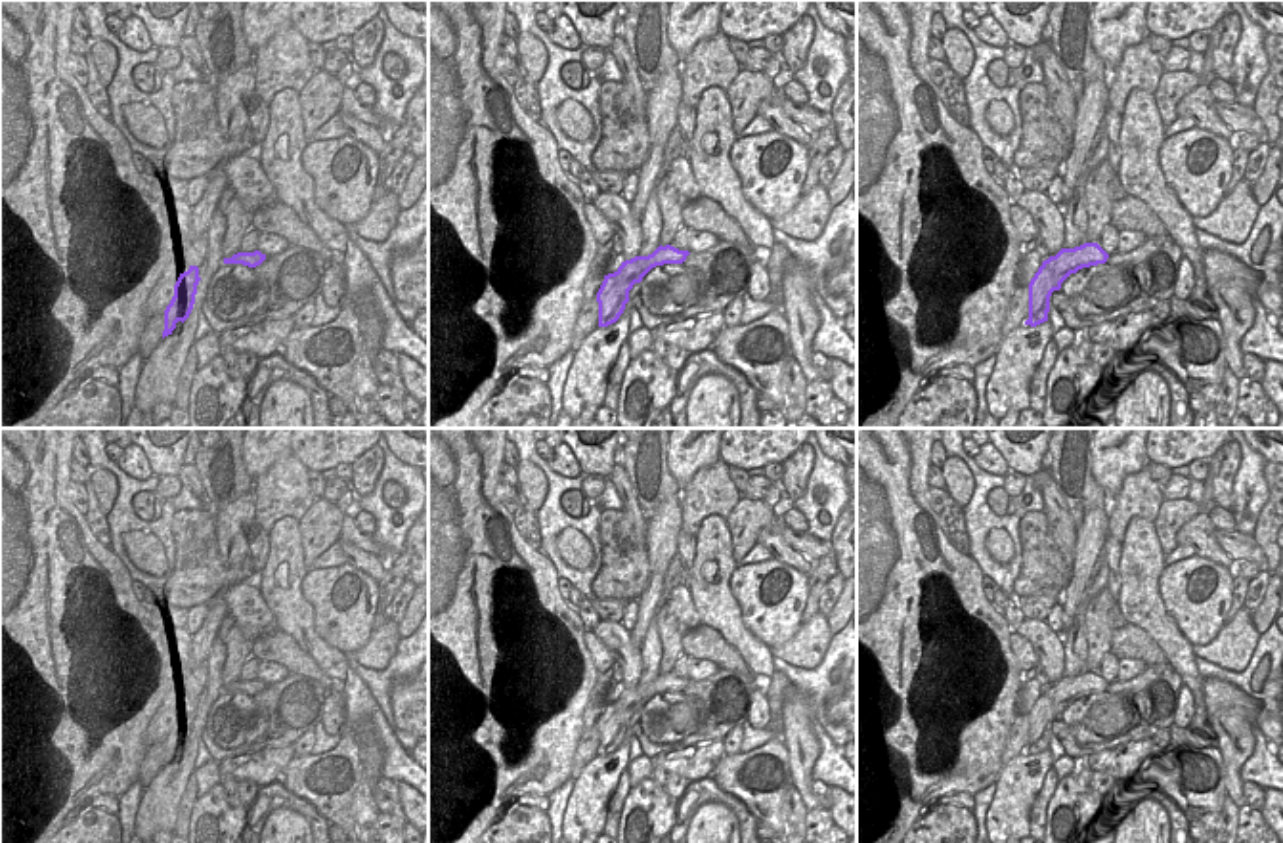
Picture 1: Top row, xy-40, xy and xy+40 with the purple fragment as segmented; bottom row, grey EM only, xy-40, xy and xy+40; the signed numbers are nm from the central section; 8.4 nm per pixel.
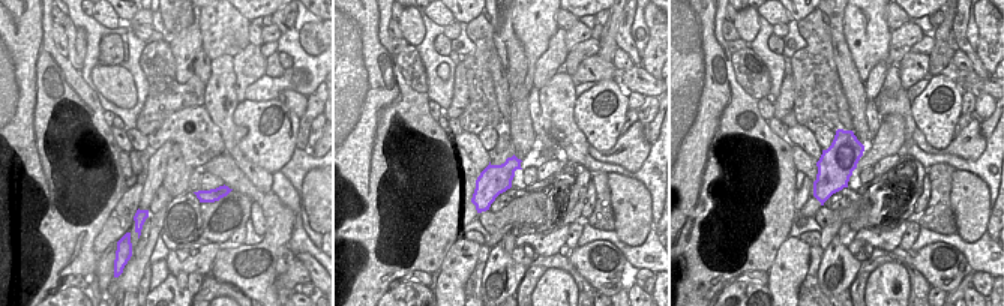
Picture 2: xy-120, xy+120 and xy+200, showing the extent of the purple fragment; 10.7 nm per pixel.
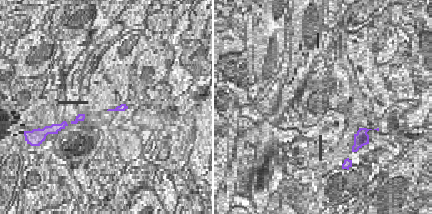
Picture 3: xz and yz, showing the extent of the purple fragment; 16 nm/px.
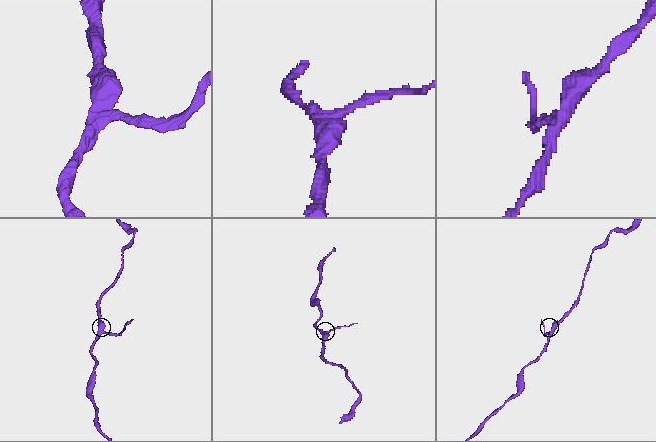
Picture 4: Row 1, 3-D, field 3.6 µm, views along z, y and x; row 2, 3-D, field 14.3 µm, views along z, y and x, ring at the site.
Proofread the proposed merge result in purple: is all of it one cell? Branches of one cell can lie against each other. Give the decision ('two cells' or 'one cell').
one cell

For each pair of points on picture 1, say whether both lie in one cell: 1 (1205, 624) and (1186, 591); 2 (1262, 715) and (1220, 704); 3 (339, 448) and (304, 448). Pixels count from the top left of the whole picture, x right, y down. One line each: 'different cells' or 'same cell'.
1: same cell
2: different cells
3: same cell

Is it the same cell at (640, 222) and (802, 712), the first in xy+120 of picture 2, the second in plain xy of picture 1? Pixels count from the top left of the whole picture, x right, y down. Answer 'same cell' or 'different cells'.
same cell

